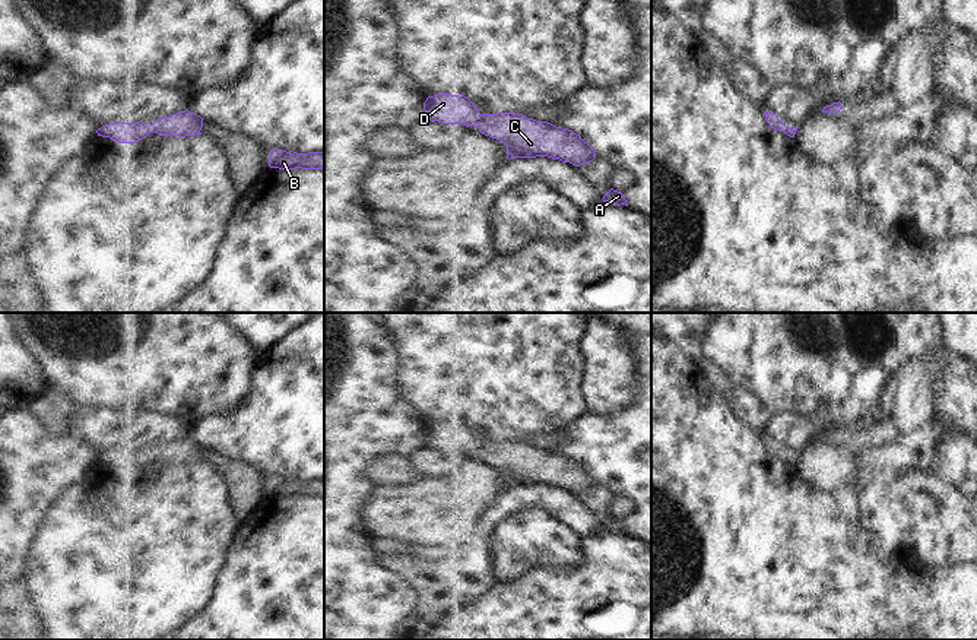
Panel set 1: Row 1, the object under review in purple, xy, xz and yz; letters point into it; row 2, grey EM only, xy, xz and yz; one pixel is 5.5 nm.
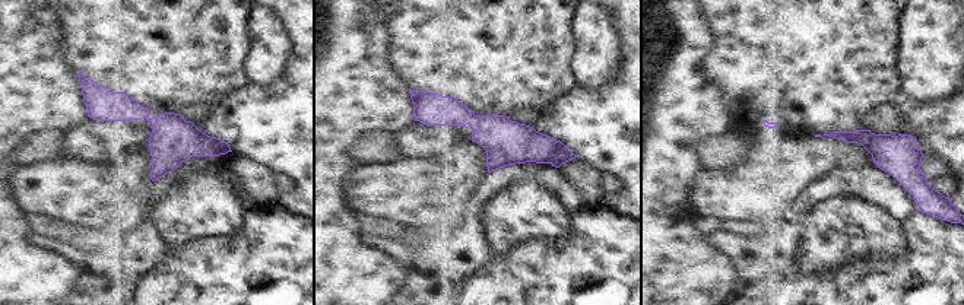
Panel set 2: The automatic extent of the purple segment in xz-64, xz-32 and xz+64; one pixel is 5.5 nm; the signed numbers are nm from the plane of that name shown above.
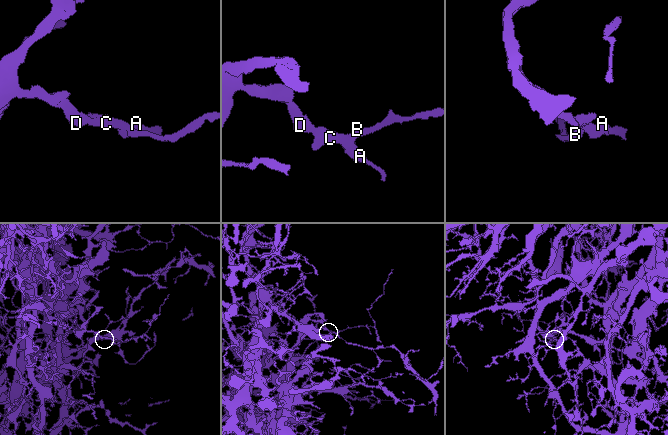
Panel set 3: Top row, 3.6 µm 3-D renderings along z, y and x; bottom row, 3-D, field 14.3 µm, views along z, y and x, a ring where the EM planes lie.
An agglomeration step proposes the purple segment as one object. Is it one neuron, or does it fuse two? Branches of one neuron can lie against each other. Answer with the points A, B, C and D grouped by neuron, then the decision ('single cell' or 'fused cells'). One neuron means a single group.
A B C D; single cell

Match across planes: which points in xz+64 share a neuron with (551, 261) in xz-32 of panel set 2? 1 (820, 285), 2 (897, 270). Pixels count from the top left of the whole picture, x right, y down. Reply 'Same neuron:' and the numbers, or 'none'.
Same neuron: 1, 2

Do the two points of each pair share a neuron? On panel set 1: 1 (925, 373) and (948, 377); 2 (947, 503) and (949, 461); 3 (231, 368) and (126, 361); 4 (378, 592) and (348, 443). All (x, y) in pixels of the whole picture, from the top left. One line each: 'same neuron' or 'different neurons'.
1: different neurons
2: different neurons
3: same neuron
4: same neuron

